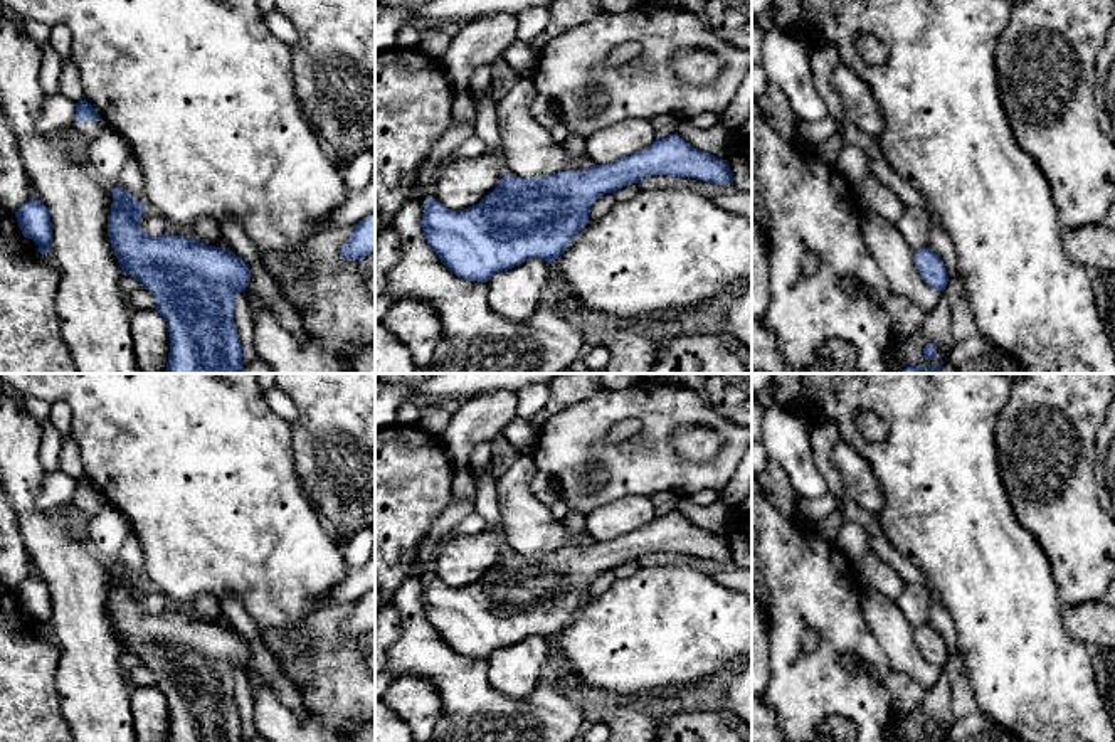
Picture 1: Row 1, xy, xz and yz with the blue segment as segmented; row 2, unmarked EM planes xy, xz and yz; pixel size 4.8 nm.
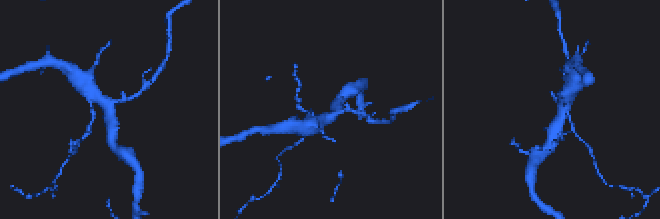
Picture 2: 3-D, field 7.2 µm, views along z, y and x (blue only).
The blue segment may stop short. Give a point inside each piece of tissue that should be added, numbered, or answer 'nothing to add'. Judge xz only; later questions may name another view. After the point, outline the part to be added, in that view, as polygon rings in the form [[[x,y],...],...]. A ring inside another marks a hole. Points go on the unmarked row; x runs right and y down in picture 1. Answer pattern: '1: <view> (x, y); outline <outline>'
nothing to add

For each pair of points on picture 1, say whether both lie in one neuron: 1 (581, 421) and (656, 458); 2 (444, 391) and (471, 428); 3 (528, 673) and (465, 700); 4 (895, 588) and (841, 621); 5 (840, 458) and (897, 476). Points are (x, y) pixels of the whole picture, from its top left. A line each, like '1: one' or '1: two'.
1: one
2: two
3: two
4: two
5: two

